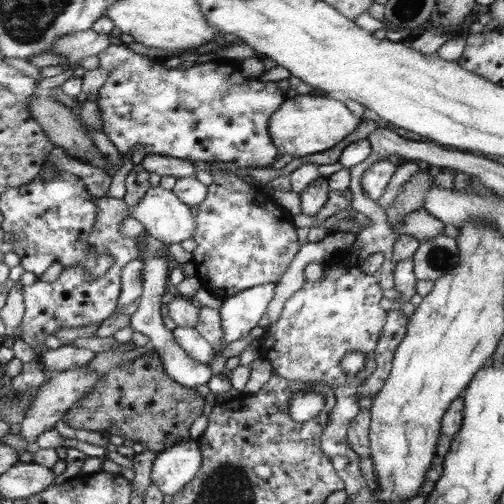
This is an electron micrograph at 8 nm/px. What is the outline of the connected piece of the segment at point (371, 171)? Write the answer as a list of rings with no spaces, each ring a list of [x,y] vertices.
[[[394,158],[380,160],[372,164],[372,166],[362,174],[360,188],[362,188],[364,194],[366,194],[371,201],[378,202],[386,193],[386,187],[397,170],[398,165],[399,160]]]

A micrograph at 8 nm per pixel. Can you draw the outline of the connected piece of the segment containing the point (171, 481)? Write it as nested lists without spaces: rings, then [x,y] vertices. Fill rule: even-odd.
[[[187,439],[158,452],[152,461],[151,484],[165,495],[179,494],[202,466],[203,455],[196,439]]]

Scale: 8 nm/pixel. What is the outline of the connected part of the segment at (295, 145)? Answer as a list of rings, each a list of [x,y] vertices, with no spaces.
[[[296,95],[282,104],[270,121],[270,134],[279,153],[293,158],[321,153],[336,146],[342,138],[352,134],[364,118],[358,118],[338,100],[317,95]]]

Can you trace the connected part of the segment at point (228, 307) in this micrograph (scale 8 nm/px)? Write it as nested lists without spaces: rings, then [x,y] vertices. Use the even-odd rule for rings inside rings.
[[[266,283],[222,300],[217,311],[221,316],[223,346],[246,338],[250,330],[258,326],[275,296],[276,286],[276,283]]]

